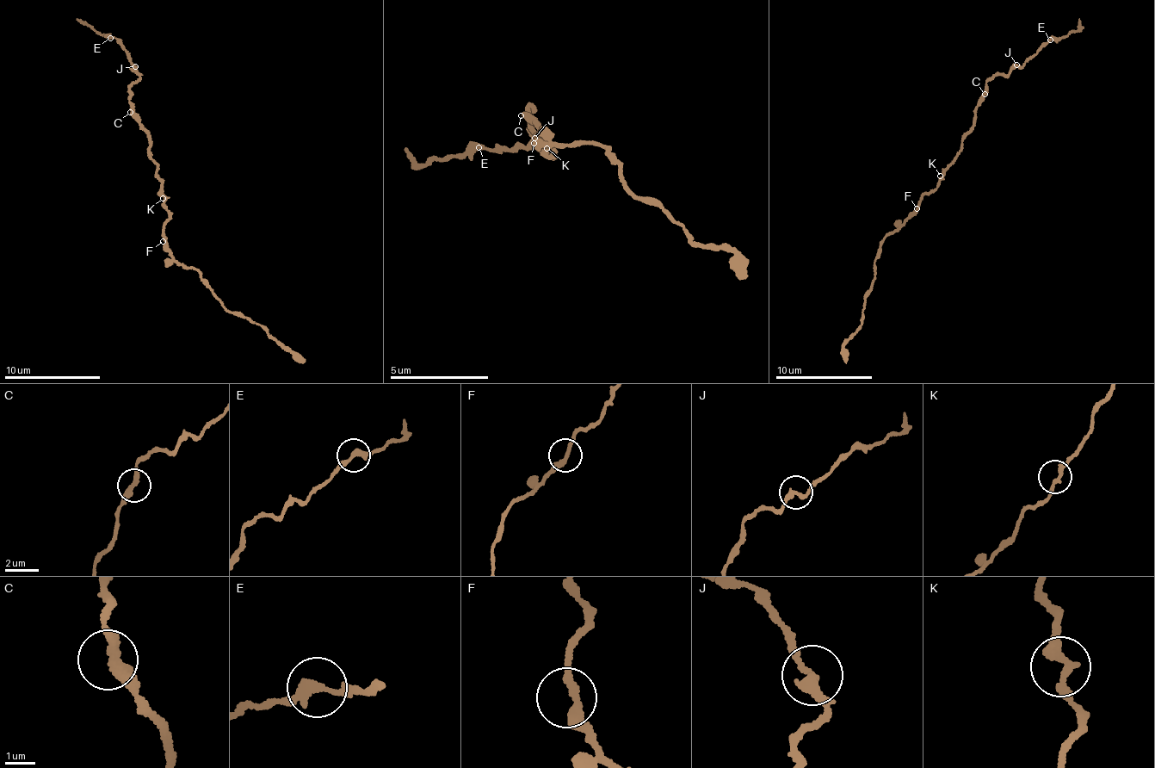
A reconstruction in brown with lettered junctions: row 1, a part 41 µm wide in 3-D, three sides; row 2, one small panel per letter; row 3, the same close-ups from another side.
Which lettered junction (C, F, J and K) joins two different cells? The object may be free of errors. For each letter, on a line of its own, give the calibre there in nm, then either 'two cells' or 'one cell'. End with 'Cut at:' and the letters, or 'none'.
C: calibre 320 nm; one cell
F: calibre 280 nm; one cell
J: calibre 280 nm; two cells
K: calibre 280 nm; one cell
Cut at: J

